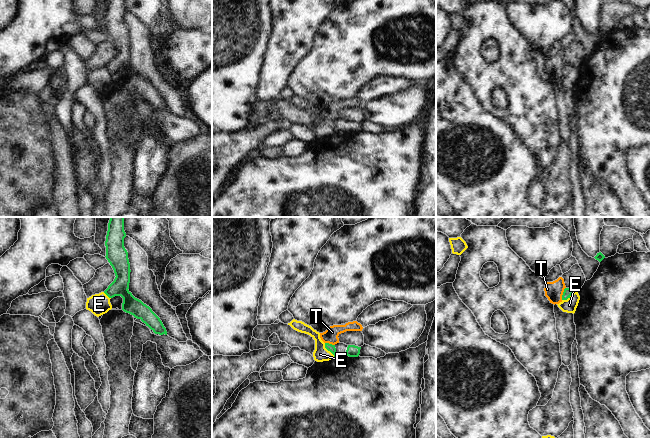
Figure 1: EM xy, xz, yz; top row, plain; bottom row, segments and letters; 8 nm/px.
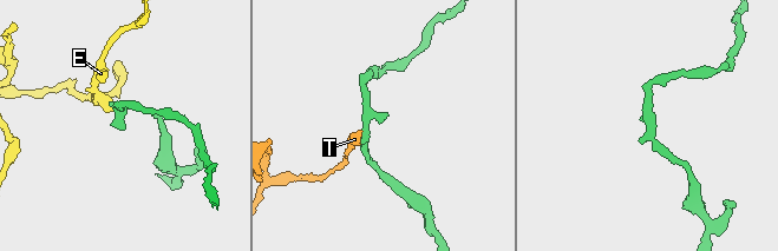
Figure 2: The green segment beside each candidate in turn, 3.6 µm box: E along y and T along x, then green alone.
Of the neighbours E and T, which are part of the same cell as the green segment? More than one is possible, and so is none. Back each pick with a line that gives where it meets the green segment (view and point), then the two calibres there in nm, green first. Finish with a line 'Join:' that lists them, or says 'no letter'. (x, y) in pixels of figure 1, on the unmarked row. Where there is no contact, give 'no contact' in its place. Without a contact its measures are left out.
Join: no letter

